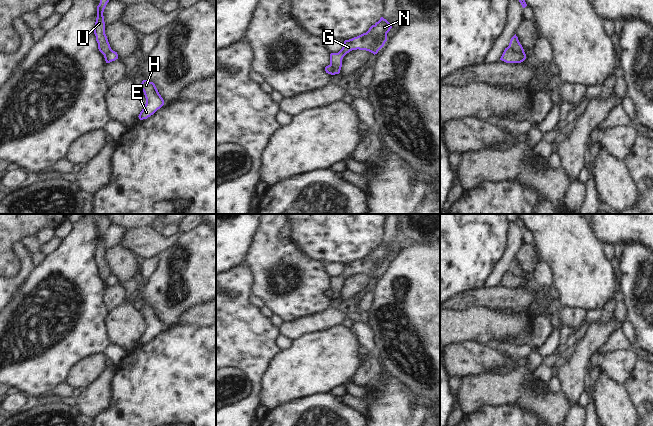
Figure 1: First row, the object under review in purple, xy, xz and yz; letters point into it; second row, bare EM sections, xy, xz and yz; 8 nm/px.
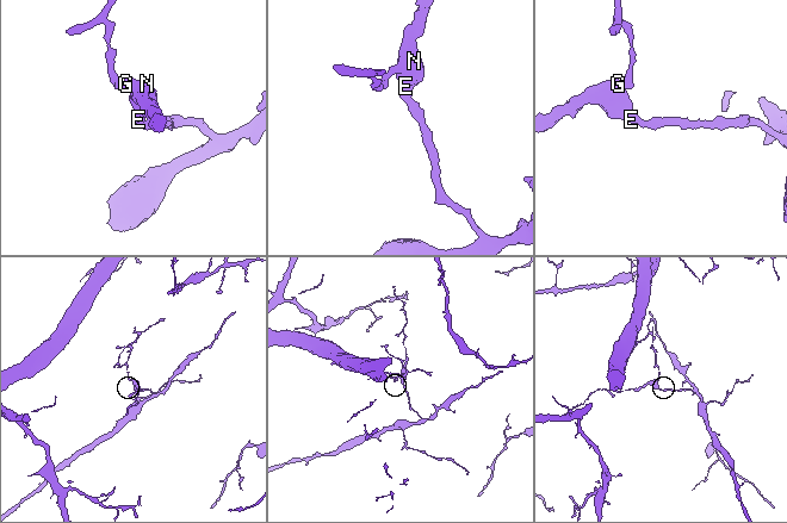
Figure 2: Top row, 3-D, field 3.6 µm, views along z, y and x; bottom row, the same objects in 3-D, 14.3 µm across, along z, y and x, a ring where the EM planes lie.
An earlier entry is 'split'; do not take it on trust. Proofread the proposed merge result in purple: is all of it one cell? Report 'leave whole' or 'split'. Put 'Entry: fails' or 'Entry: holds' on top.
Entry: holds
split

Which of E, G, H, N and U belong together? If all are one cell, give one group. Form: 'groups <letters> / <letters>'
groups E G H N / U

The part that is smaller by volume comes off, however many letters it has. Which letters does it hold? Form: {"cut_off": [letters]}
{"cut_off": ["U"]}

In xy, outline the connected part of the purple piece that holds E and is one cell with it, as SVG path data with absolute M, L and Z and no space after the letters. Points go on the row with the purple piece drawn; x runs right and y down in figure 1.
M143 80L140 84L140 88L143 90L146 98L146 104L138 116L140 120L143 120L160 109L164 105L164 100L153 82Z

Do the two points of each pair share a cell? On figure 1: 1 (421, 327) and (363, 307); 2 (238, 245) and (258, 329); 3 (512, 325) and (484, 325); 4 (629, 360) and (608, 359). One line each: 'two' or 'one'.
1: two
2: two
3: one
4: one

